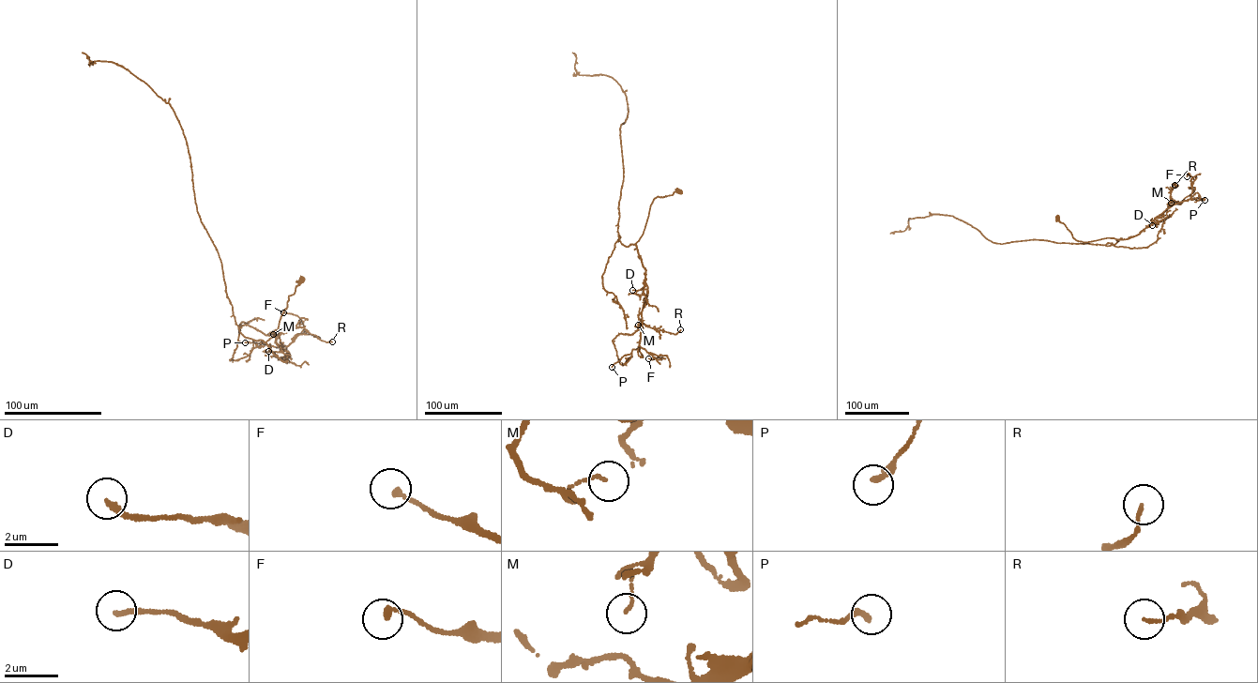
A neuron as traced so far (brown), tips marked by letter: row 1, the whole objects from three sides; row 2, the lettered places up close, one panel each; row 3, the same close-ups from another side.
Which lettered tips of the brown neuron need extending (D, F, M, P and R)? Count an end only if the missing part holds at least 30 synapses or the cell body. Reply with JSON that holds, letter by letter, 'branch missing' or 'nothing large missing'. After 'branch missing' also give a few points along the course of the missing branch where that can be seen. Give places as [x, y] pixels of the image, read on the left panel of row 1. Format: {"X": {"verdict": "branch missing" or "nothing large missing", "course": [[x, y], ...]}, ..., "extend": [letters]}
{"D": {"verdict": "nothing large missing"}, "F": {"verdict": "nothing large missing"}, "M": {"verdict": "nothing large missing"}, "P": {"verdict": "nothing large missing"}, "R": {"verdict": "nothing large missing"}, "extend": []}

